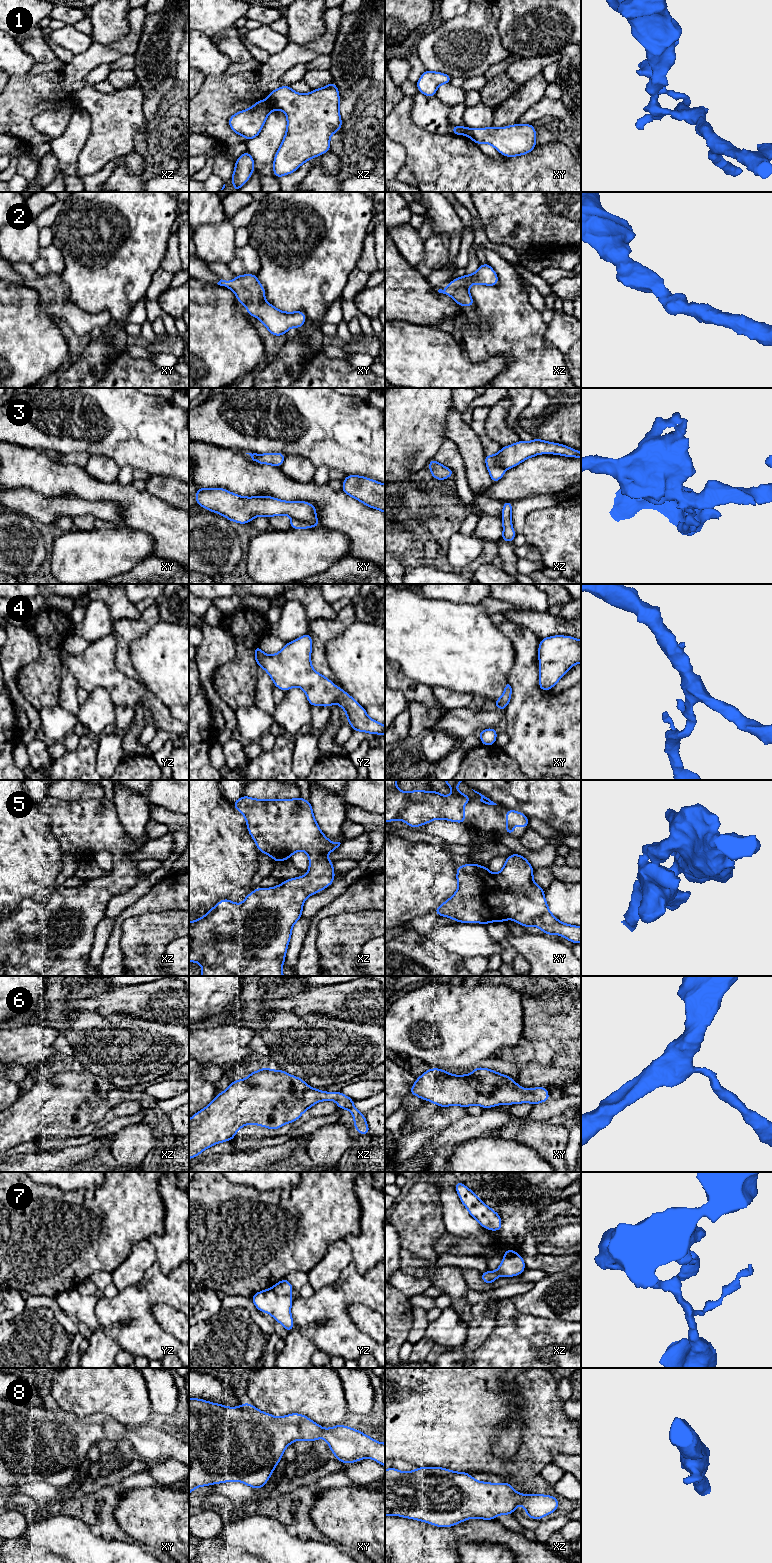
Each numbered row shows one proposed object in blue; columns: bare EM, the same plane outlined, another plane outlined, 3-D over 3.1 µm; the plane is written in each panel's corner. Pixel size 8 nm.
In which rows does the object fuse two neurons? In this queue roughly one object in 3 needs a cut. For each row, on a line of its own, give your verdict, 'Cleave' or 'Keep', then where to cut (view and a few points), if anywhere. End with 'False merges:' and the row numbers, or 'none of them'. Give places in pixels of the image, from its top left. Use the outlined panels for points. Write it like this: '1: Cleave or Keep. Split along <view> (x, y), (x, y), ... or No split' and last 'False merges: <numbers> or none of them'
1: Cleave. Split along xz (268, 98), (276, 108)
2: Keep. No split
3: Cleave. Split along xy (292, 517), (304, 520), (310, 526)
4: Keep. No split
5: Keep. No split
6: Keep. No split
7: Cleave. Split along yz (272, 1288), (280, 1295), (289, 1295)
8: Keep. No split
False merges: 1, 3, 7

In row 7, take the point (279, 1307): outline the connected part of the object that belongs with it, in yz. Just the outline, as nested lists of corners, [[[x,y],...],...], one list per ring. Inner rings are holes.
[[[268,1288],[255,1293],[250,1298],[260,1312],[269,1313],[276,1322],[284,1326],[287,1333],[293,1329],[295,1325],[291,1316],[293,1302],[291,1295],[280,1296],[273,1288]]]

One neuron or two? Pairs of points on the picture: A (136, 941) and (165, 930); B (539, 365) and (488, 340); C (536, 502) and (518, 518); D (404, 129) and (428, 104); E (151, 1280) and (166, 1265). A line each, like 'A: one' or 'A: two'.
A: one
B: one
C: one
D: two
E: two

